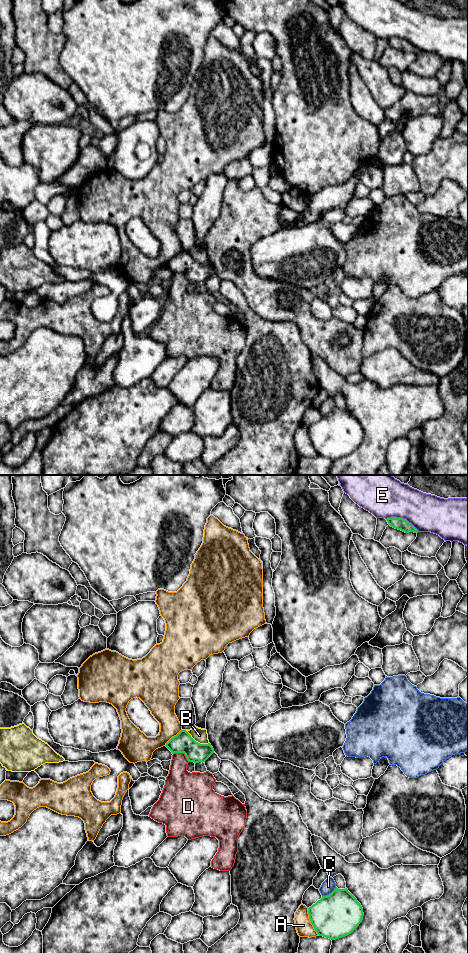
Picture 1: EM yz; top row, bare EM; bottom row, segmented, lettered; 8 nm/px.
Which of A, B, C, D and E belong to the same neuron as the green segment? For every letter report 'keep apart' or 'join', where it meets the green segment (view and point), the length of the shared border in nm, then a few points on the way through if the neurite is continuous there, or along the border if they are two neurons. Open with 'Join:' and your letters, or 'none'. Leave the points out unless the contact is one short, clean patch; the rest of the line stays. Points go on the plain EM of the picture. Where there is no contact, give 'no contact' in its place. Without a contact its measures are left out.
Join: none
A: keep apart; contact yz (310, 440); length 240 nm
B: keep apart; contact yz (197, 262); length 220 nm; border yz (185, 250), (196, 261), (208, 263)
C: keep apart; contact yz (329, 414); length 140 nm
D: keep apart; contact yz (182, 272); length 150 nm
E: keep apart; contact yz (402, 38); length 280 nm

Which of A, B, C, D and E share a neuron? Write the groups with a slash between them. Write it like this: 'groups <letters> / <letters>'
groups A / B / C / D / E

